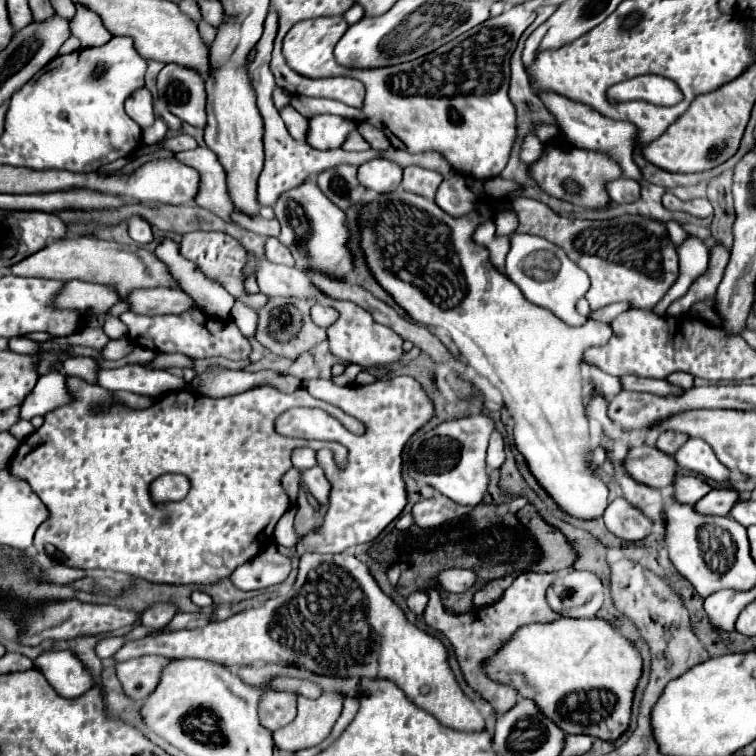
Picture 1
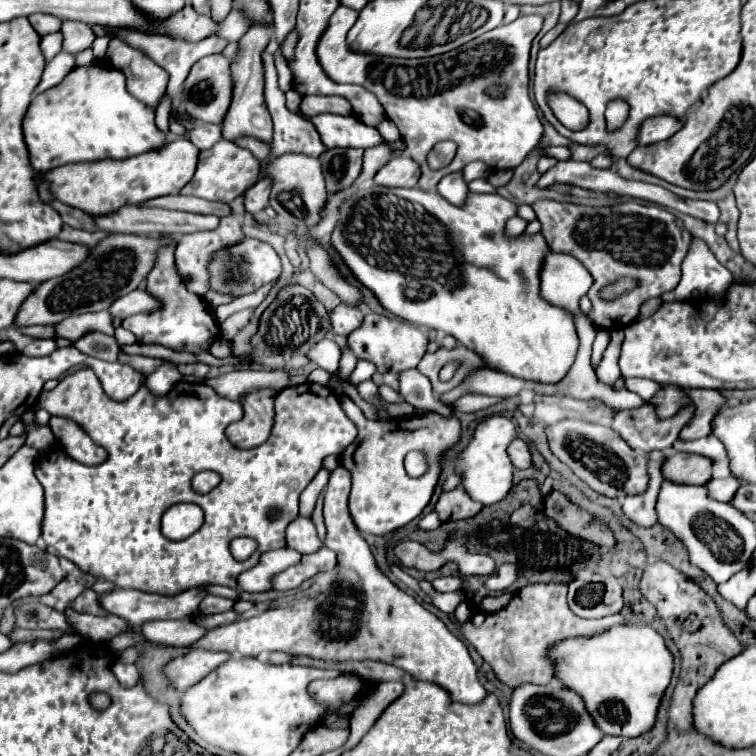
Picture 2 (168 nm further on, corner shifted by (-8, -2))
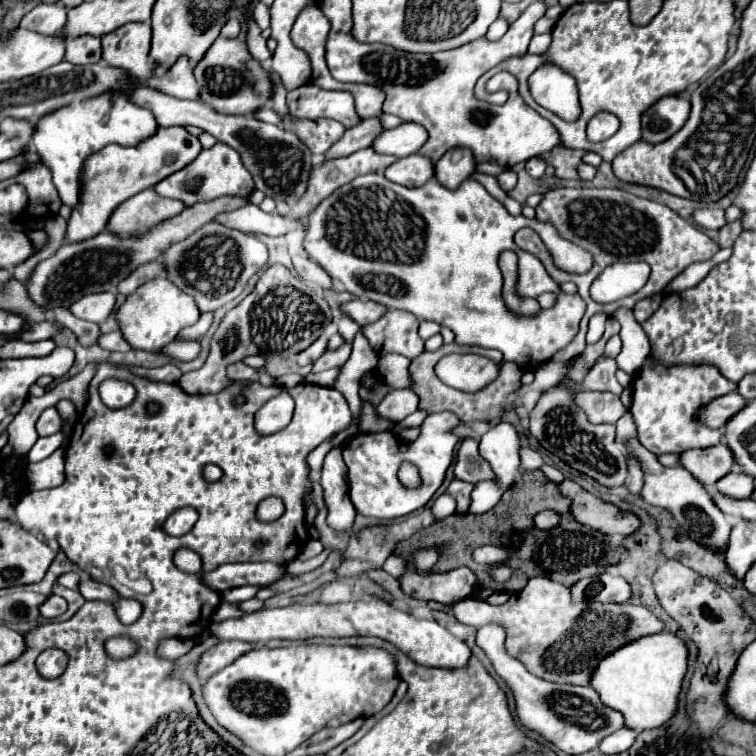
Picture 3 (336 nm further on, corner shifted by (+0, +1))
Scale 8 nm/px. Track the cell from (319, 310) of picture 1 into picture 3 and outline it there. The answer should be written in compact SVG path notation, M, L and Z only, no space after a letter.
M354 299L354 301L348 301L348 303L342 303L340 305L340 311L344 315L348 315L352 321L356 321L360 327L362 325L368 325L370 321L376 321L386 309L374 301L360 301L360 299Z

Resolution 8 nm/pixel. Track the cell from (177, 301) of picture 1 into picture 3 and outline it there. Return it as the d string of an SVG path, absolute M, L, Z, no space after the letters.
M94 293L90 297L82 297L82 301L76 301L70 311L86 321L102 323L110 317L110 313L116 309L116 293Z

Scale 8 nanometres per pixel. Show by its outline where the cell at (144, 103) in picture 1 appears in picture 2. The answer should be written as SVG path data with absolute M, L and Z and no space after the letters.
M122 38L110 40L106 62L126 76L128 90L134 98L156 108L162 92L166 92L170 78L162 66L158 66L142 50L136 50L126 44Z

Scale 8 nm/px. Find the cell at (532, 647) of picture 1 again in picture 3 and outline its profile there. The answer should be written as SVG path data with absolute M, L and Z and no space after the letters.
M668 631L652 633L606 655L592 671L590 685L606 707L624 715L624 725L628 729L654 729L666 723L676 711L680 683L686 675L686 657L686 645L676 635Z

